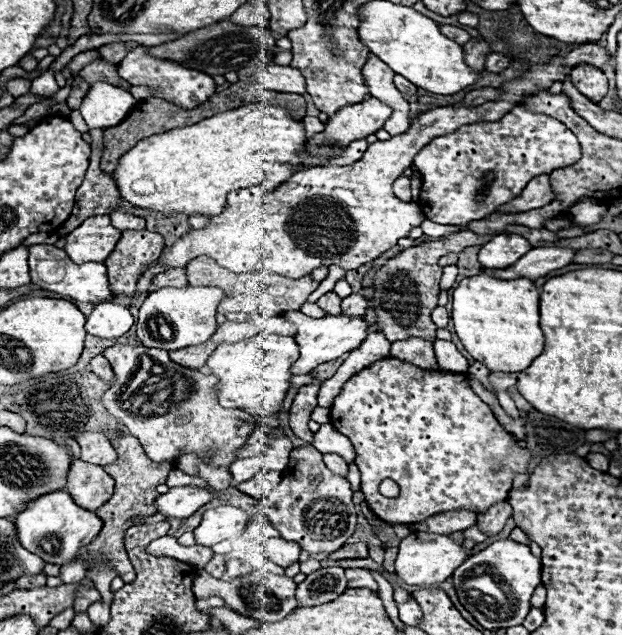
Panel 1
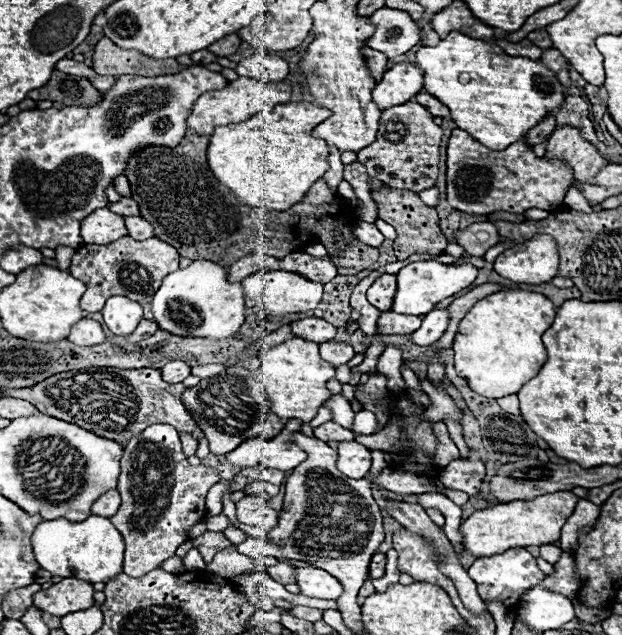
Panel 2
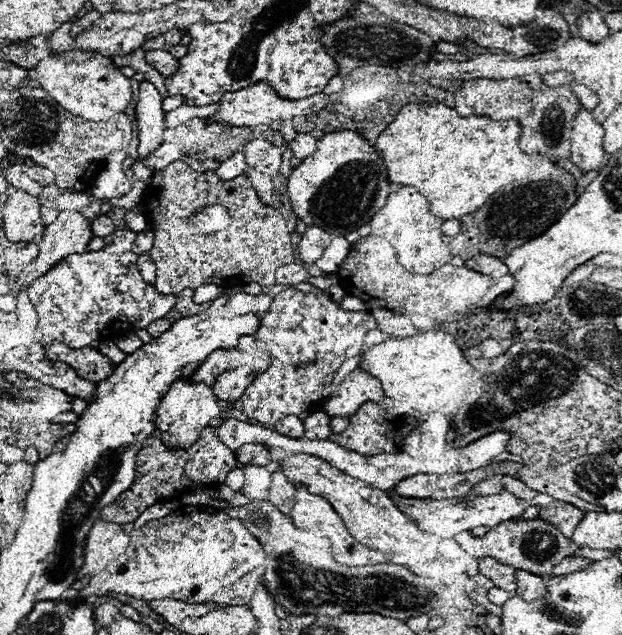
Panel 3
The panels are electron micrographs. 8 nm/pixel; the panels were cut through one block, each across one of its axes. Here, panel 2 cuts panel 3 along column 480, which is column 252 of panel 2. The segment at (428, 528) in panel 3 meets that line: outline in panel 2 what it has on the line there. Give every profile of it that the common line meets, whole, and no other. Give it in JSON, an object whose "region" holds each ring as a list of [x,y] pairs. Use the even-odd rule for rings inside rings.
{"region":[[[246,496],[236,502],[236,516],[242,524],[258,526],[266,532],[278,524],[278,512],[270,506],[268,500],[262,500],[258,496]]]}

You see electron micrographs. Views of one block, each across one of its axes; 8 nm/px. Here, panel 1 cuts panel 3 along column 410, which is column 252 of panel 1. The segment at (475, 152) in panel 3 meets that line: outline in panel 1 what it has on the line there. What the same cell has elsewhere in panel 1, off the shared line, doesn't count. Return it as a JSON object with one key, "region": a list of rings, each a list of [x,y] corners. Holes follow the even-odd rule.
{"region":[[[256,102],[216,114],[194,126],[174,128],[164,134],[140,140],[130,152],[122,156],[112,178],[118,184],[122,200],[130,202],[132,206],[156,210],[162,214],[216,216],[226,208],[226,196],[230,192],[250,186],[262,186],[264,190],[272,192],[278,184],[286,182],[296,170],[302,170],[302,164],[298,164],[298,152],[302,152],[306,140],[308,138],[304,134],[302,122],[294,120],[288,110]]]}

